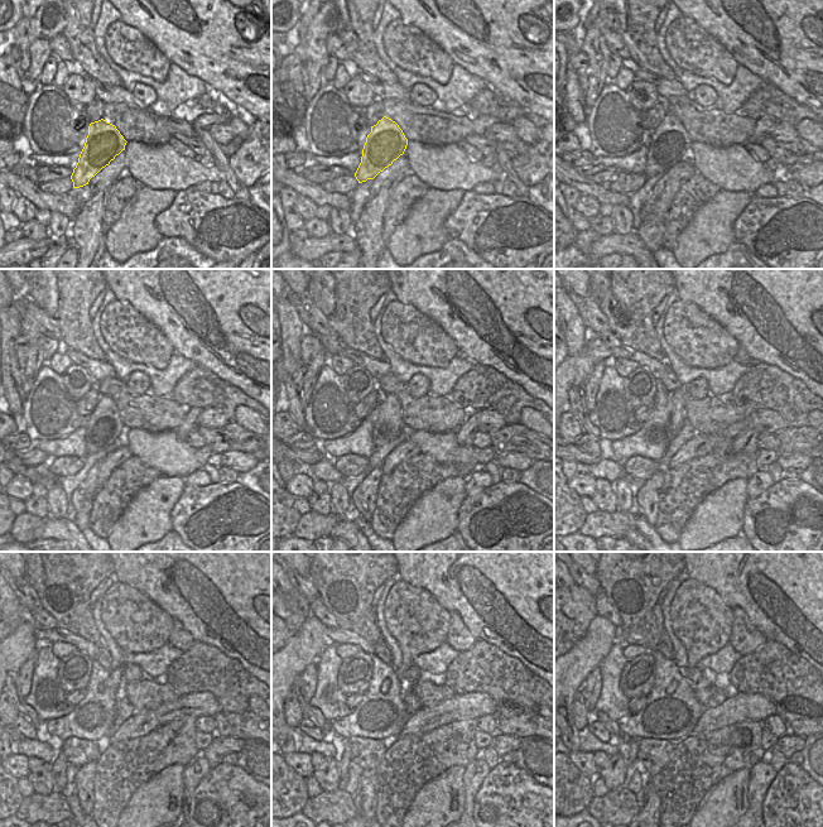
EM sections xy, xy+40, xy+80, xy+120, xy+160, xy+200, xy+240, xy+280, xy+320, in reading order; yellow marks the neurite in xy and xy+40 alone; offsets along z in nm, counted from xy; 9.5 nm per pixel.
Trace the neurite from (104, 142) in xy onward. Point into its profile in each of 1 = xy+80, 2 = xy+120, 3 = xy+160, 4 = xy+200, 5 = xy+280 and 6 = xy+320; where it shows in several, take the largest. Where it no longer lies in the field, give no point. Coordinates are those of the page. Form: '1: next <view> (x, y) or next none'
1: next xy+80 (669, 143)
2: next xy+120 (104, 426)
3: next xy+160 (389, 424)
4: next xy+200 (678, 399)
5: next xy+280 (419, 624)
6: next xy+320 (701, 620)

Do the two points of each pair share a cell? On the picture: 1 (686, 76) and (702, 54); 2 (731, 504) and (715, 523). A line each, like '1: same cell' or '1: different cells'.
1: different cells
2: same cell

